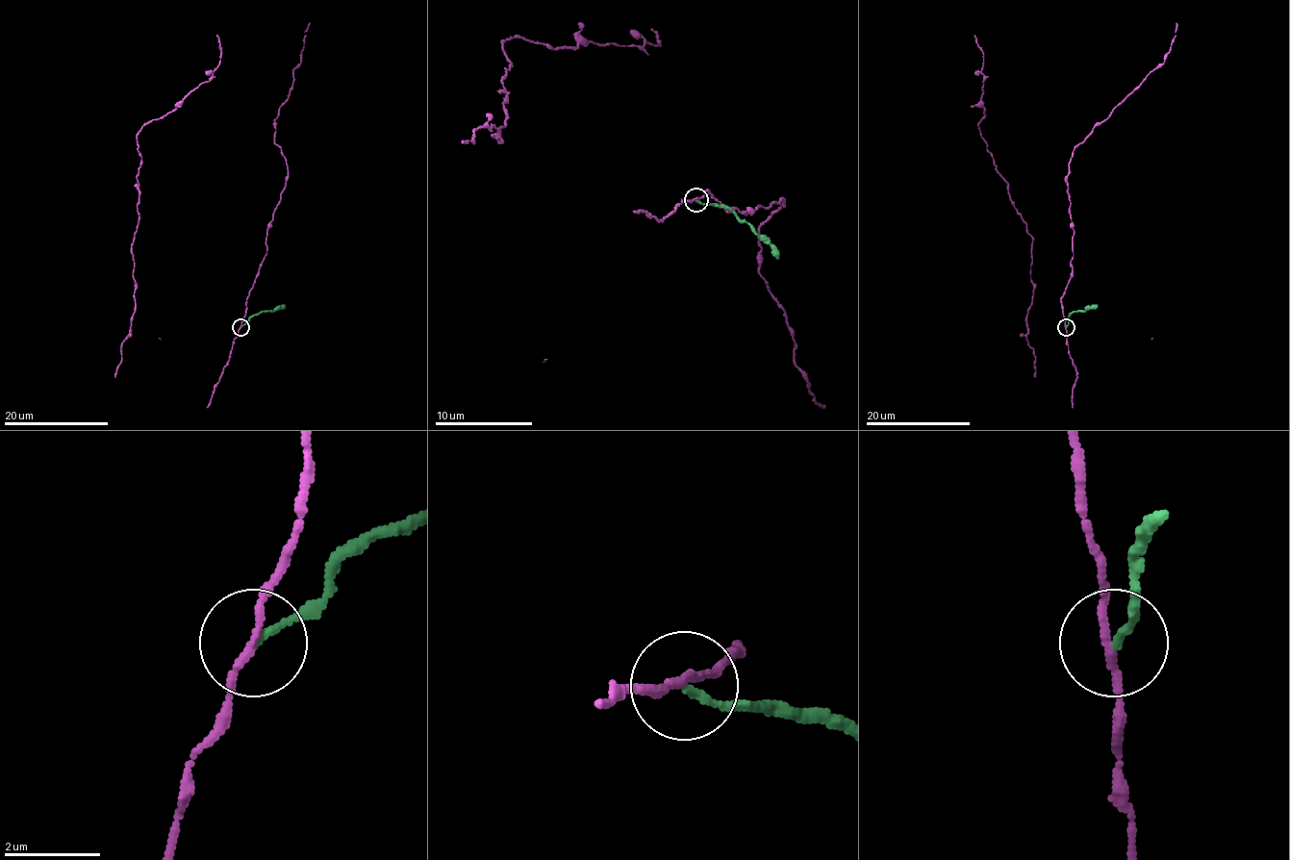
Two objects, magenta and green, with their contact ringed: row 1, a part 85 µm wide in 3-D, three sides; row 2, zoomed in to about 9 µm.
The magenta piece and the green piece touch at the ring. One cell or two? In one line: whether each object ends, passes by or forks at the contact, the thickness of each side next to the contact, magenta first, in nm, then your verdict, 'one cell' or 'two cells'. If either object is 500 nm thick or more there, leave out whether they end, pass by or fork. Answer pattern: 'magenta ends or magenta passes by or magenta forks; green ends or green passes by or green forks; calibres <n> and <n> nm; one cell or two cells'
magenta passes by; green ends; calibres 150 and 150 nm; two cells

